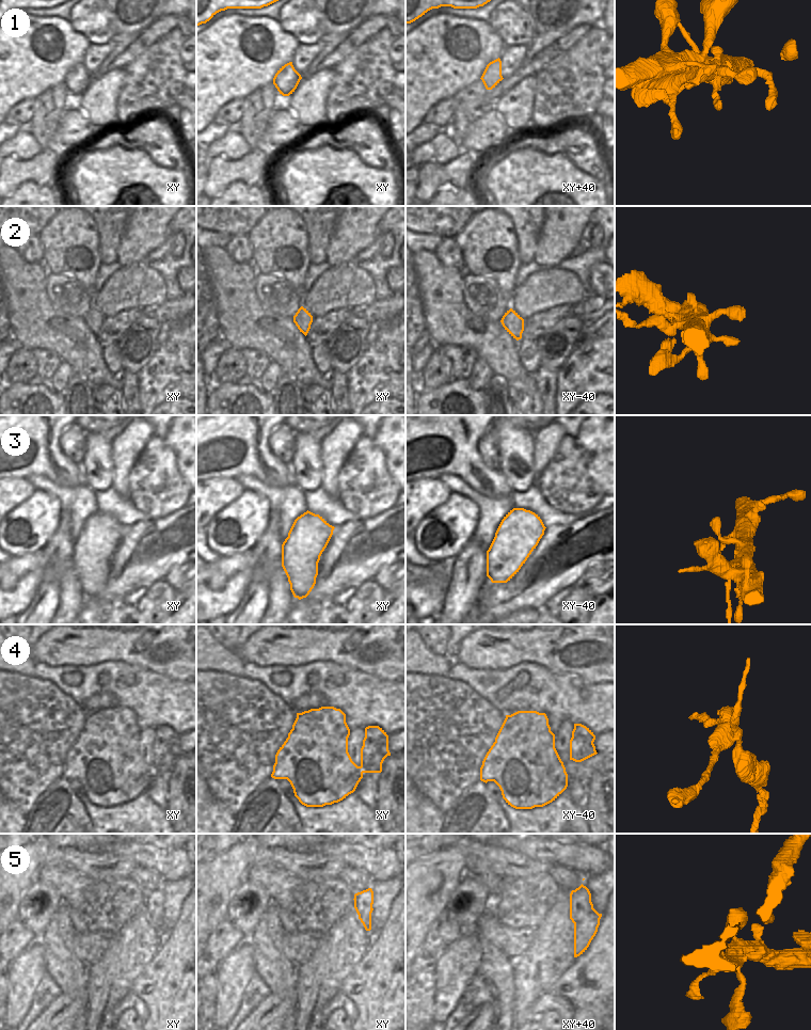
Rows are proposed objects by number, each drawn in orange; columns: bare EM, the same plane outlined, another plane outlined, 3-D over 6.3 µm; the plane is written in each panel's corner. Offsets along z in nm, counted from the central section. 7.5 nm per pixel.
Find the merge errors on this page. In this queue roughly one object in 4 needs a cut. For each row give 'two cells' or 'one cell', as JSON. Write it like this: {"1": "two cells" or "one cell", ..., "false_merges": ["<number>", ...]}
{"1": "one cell", "2": "one cell", "3": "one cell", "4": "two cells", "5": "one cell", "false_merges": ["4"]}

